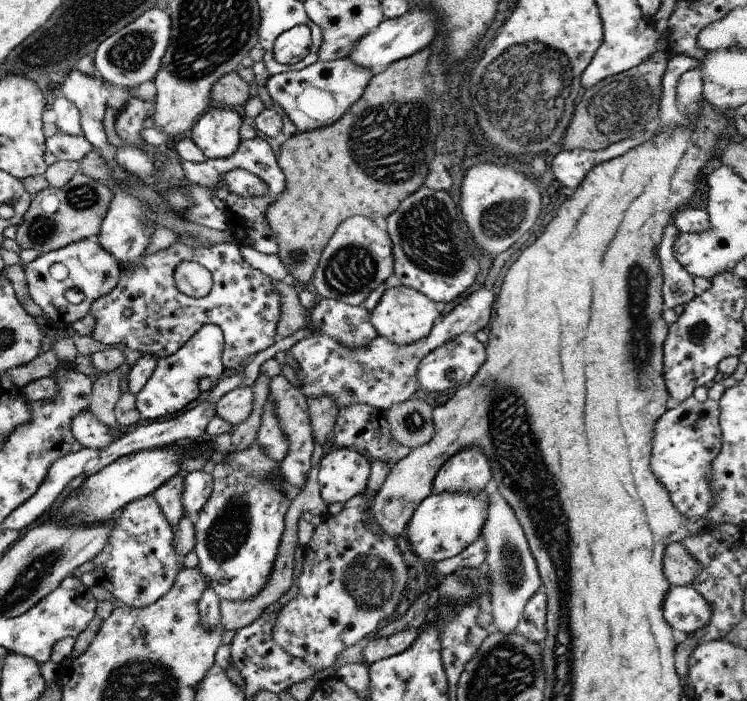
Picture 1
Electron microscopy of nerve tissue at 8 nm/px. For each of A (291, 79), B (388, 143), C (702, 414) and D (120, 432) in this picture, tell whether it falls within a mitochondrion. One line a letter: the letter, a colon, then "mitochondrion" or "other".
A: other
B: mitochondrion
C: other
D: other

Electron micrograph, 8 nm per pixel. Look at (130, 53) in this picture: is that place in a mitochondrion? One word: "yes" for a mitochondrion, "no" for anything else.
yes

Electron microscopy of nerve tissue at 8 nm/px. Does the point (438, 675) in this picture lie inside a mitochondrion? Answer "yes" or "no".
no

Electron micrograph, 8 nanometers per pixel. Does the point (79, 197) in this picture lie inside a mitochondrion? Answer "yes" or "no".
yes

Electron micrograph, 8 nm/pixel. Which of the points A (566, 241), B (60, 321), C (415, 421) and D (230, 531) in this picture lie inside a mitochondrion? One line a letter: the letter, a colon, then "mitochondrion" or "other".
A: other
B: other
C: mitochondrion
D: mitochondrion

